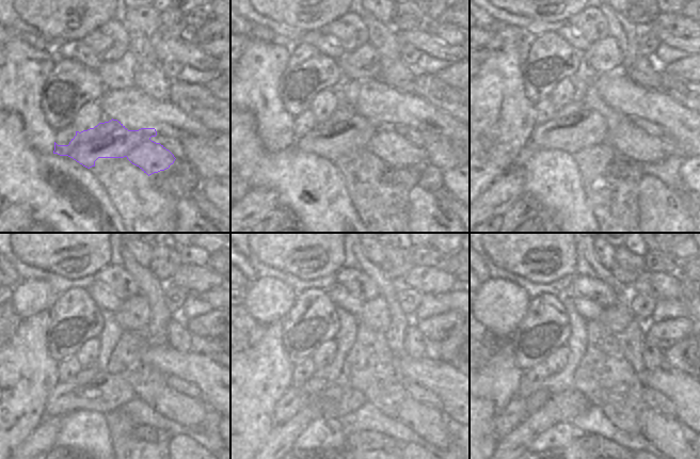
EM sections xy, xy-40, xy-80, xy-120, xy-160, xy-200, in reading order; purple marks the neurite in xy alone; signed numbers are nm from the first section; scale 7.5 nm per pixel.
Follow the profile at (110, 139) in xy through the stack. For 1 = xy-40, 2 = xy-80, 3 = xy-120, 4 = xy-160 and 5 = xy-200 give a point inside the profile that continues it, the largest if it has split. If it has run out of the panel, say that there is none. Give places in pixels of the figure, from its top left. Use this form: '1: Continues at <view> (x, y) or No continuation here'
1: Continues at xy-40 (330, 140)
2: Continues at xy-80 (601, 124)
3: Continues at xy-120 (194, 415)
4: Continues at xy-160 (440, 434)
5: Continues at xy-200 (666, 432).

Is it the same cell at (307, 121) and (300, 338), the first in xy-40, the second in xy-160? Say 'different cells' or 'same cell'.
different cells

